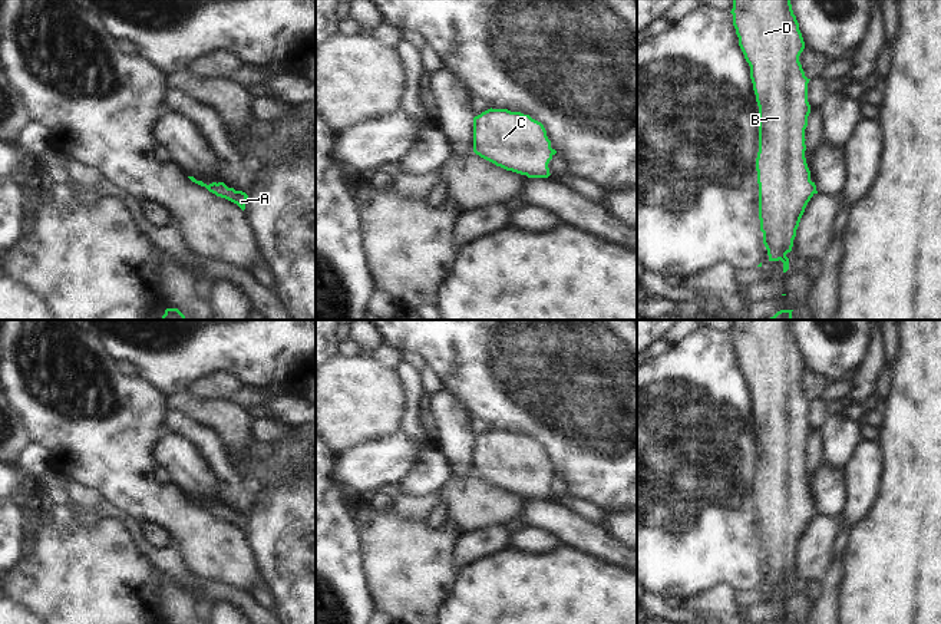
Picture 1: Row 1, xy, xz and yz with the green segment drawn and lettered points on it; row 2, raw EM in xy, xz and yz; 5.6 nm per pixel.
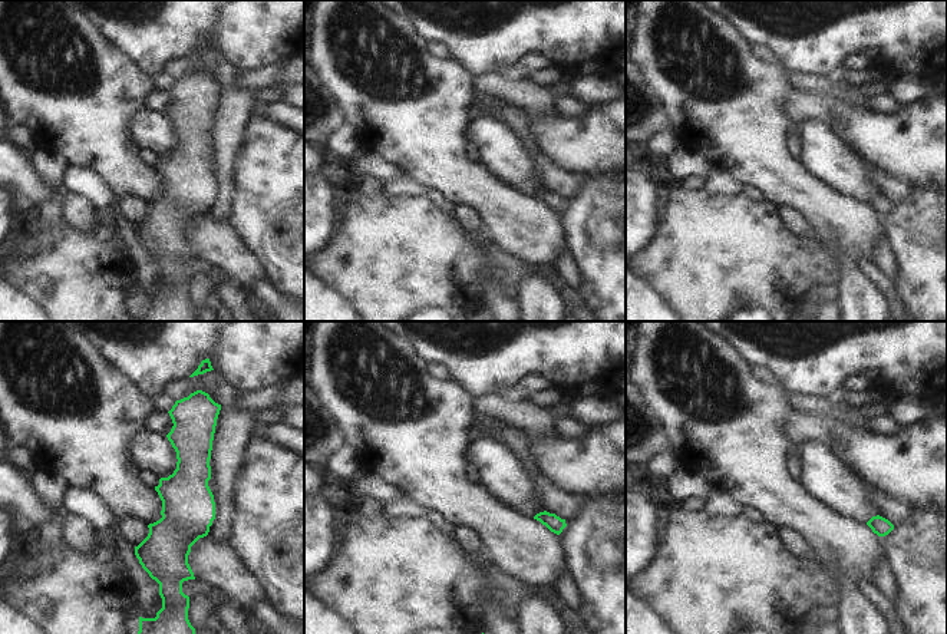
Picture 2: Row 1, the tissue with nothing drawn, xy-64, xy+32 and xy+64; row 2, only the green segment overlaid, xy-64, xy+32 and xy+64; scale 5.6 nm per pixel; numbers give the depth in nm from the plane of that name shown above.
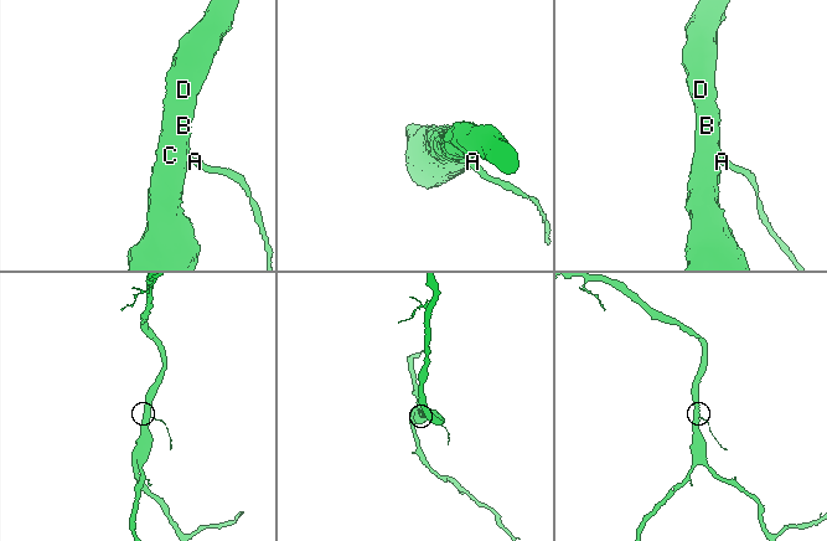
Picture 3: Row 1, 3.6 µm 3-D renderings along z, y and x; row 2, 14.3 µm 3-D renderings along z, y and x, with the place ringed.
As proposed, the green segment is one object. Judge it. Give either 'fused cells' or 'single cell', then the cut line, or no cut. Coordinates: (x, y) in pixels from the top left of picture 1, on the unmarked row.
single cell; no cut

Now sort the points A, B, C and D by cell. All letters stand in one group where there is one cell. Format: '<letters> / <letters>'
A B C D

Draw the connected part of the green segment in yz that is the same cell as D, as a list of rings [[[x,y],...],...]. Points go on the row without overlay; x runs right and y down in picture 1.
[[[733,320],[733,347],[739,359],[739,367],[750,387],[750,400],[759,427],[759,473],[756,479],[759,505],[759,541],[763,554],[763,565],[769,582],[782,582],[783,594],[789,591],[788,574],[792,572],[796,551],[810,519],[818,515],[815,504],[810,502],[810,492],[805,479],[805,450],[810,426],[808,423],[808,405],[799,377],[805,363],[799,344],[793,336],[790,320]]]

